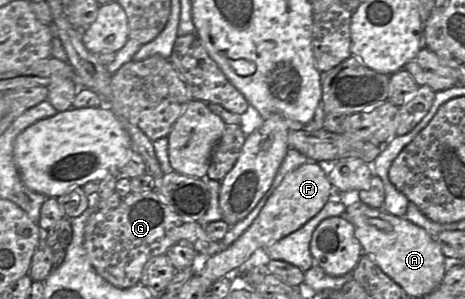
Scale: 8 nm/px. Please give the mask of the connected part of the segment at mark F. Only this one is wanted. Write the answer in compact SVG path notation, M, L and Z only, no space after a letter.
M307 163L290 171L246 231L225 250L211 256L199 275L213 283L243 264L255 250L265 248L297 231L323 208L333 191L328 176L317 163Z

